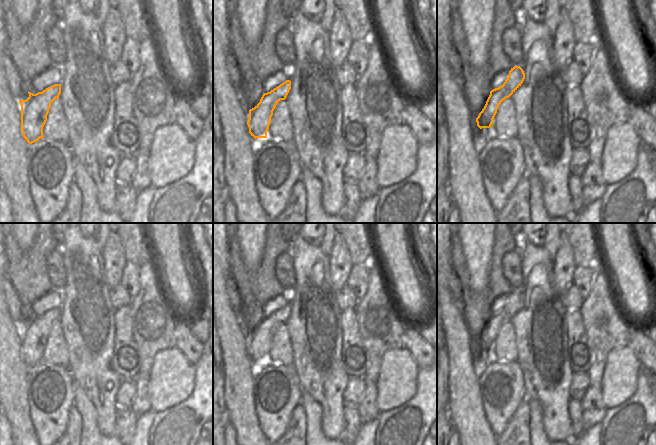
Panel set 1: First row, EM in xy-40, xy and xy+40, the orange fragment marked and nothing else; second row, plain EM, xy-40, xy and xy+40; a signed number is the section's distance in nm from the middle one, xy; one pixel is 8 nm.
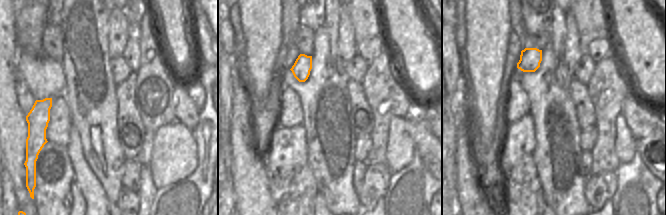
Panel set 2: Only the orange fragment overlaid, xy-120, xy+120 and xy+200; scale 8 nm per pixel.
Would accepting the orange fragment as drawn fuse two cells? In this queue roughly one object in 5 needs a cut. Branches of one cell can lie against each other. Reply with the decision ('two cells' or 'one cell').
one cell

